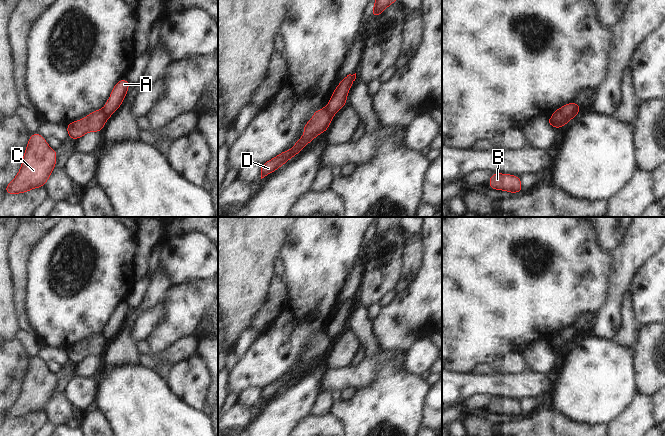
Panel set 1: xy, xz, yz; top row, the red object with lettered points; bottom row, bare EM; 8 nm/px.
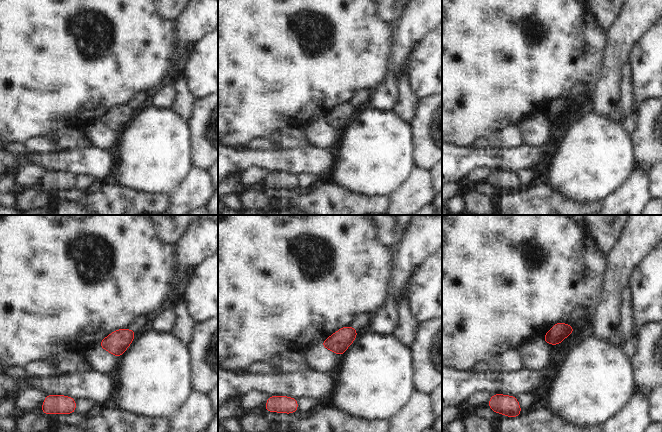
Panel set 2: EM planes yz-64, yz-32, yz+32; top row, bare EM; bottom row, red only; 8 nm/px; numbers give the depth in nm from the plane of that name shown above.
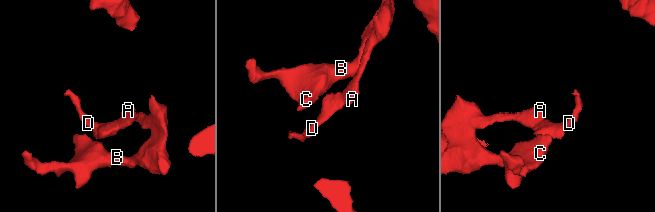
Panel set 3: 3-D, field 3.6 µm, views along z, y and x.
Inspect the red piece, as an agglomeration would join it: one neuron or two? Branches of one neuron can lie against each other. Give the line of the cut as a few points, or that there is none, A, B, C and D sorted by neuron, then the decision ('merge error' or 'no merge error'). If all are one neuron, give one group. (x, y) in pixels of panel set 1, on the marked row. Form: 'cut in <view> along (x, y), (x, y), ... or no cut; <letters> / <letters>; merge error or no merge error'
cut in xy along (101, 109), (108, 117); A B C / D; merge error

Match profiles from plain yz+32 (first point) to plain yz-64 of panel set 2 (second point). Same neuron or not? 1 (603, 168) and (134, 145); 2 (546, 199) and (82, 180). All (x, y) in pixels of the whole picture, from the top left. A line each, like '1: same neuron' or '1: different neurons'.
1: same neuron
2: different neurons

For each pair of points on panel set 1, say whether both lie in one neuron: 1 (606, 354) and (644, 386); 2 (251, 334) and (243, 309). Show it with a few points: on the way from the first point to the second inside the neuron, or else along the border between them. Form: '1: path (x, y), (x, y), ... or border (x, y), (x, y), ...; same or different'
1: border (633, 359), (634, 381), (638, 391); different
2: border (243, 330), (240, 333); different

